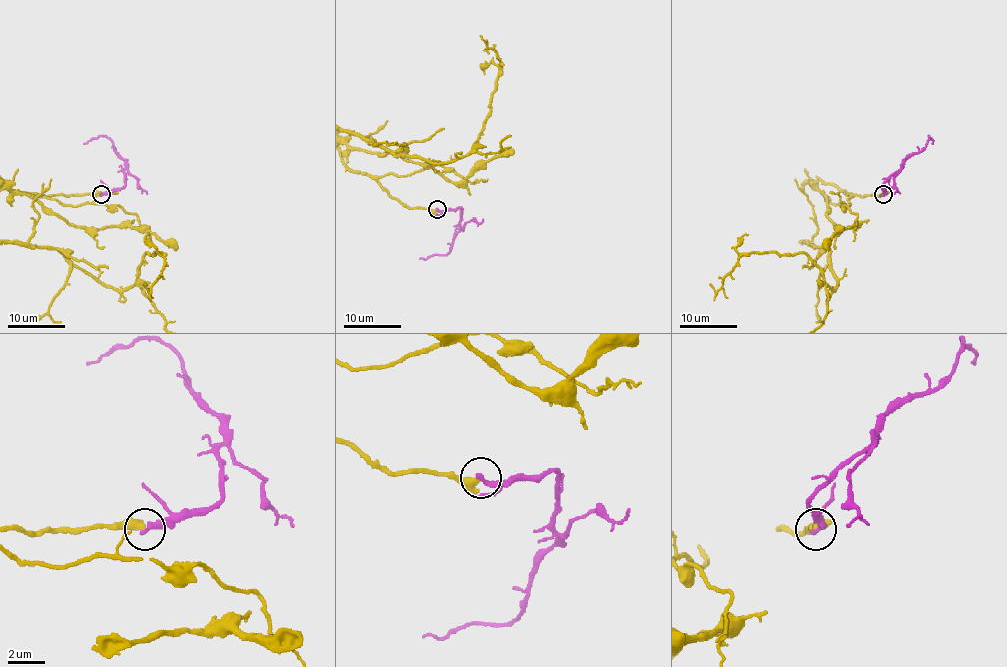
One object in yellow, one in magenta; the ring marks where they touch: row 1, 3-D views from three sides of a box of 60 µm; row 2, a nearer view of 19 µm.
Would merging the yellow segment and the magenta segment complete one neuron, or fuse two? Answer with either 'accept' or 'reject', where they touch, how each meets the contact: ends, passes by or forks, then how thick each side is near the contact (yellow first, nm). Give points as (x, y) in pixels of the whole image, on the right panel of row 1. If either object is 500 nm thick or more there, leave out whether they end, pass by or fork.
reject; place (883, 194); yellow ends; magenta ends; calibres 440 and 320 nm

